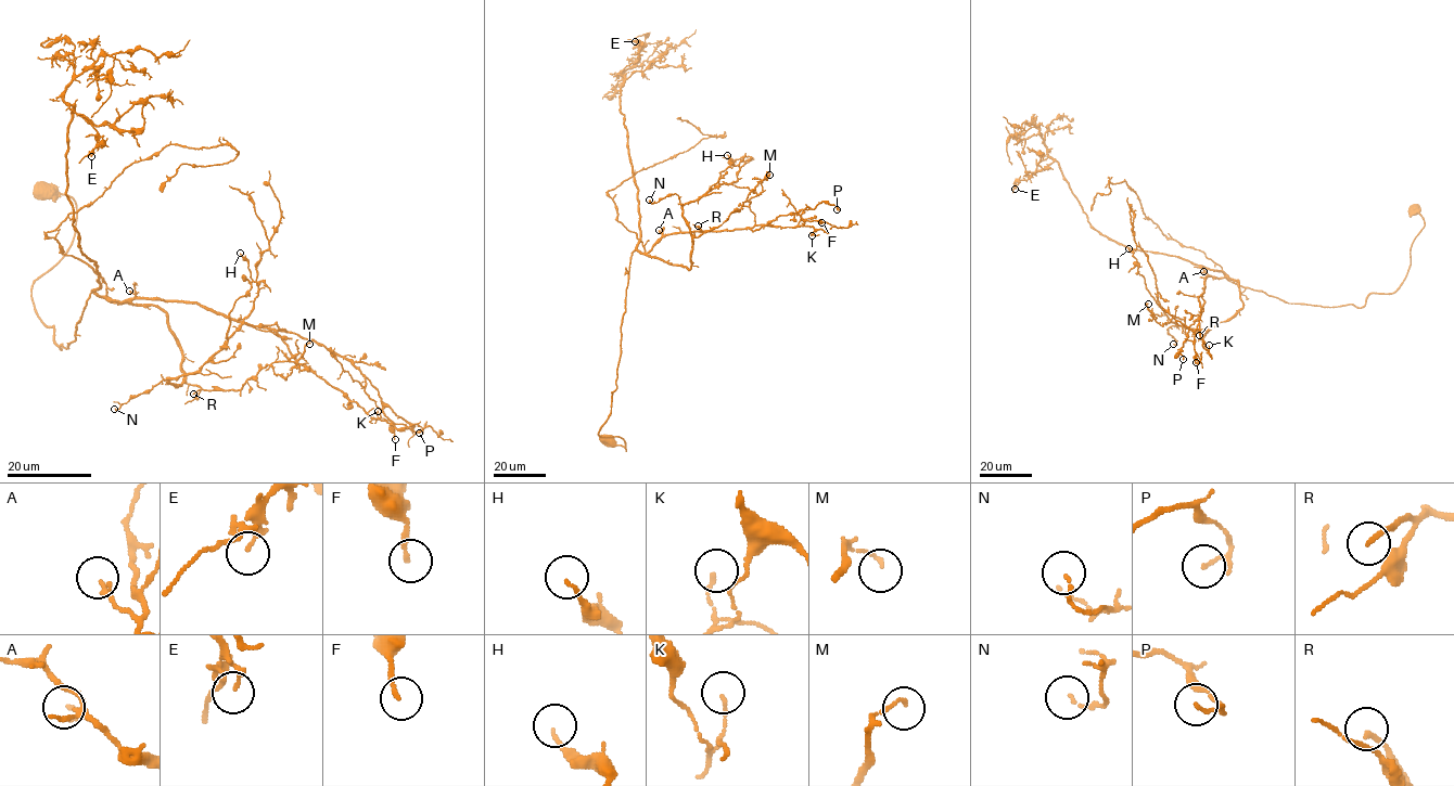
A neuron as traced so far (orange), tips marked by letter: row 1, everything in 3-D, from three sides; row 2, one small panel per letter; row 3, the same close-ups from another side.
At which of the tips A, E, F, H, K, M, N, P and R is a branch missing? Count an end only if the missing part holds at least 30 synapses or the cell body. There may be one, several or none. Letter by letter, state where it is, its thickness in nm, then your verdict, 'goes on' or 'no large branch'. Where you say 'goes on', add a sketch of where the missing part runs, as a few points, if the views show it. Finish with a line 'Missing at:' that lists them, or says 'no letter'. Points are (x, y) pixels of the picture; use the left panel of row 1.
A: place (129, 291); calibre 140 nm; no large branch
E: place (91, 156); calibre 140 nm; no large branch
F: place (395, 439); calibre 140 nm; no large branch
H: place (240, 253); calibre 110 nm; no large branch
K: place (378, 411); calibre 110 nm; no large branch
M: place (309, 344); calibre 100 nm; no large branch
N: place (114, 409); calibre 90 nm; no large branch
P: place (419, 433); calibre 60 nm; no large branch
R: place (193, 394); calibre 160 nm; no large branch
Missing at: no letter

